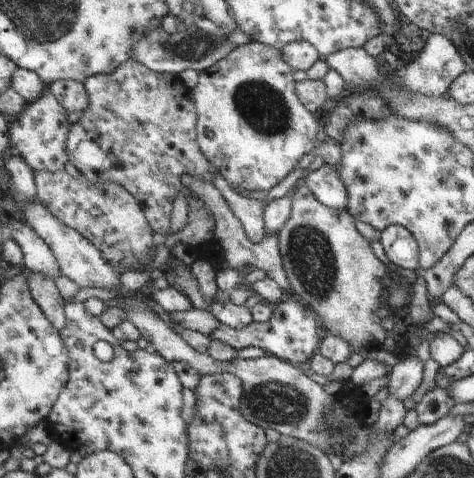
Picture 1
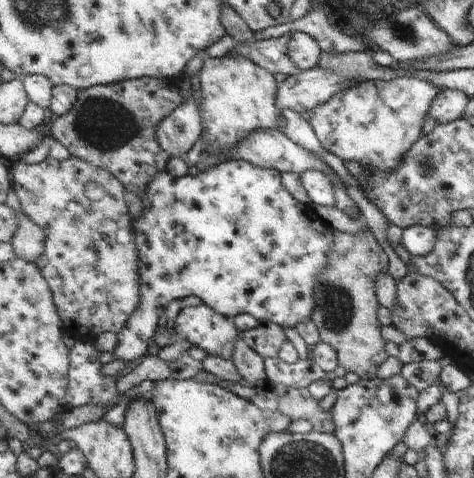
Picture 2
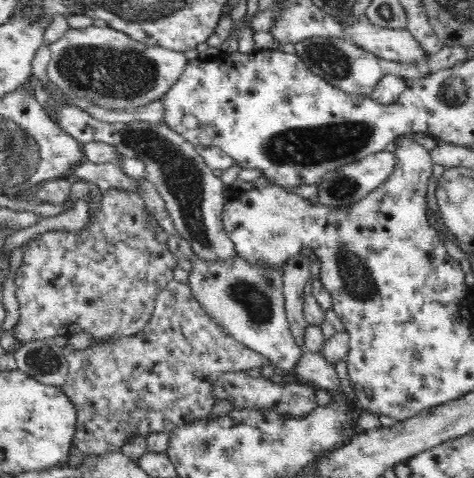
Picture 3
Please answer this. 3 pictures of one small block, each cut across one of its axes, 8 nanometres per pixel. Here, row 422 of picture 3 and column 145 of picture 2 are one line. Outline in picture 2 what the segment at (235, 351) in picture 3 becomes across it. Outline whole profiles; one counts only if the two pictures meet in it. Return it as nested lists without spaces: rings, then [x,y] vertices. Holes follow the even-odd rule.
[[[141,78],[111,86],[95,86],[79,92],[77,106],[67,116],[53,122],[51,136],[61,142],[71,156],[115,174],[129,192],[143,200],[153,178],[167,172],[167,162],[171,158],[157,140],[157,128],[183,104],[185,98],[175,78]]]

